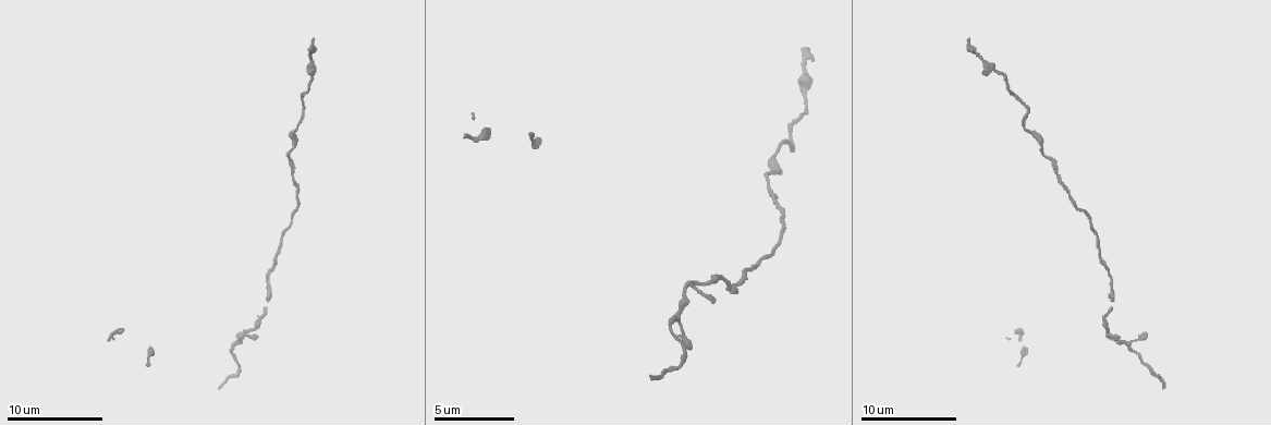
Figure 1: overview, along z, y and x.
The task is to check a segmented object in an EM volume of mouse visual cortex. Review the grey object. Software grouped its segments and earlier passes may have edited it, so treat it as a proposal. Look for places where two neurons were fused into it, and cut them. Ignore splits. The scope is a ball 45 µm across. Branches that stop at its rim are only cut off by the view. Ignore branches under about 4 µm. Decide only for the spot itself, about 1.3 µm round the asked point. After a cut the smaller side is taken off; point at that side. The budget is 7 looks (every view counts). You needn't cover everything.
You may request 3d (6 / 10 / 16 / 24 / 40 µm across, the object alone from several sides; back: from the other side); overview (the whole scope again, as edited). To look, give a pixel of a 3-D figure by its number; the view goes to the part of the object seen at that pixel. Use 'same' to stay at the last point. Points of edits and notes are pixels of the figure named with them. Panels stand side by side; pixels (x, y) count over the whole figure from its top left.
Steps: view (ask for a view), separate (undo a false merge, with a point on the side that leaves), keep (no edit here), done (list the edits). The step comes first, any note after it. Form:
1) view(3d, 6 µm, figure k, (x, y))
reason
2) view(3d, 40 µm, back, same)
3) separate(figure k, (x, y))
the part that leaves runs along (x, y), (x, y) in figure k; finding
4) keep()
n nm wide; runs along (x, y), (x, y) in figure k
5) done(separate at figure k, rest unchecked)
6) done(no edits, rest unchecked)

view(3d, 6 µm, figure 1, (685, 281))
branch point

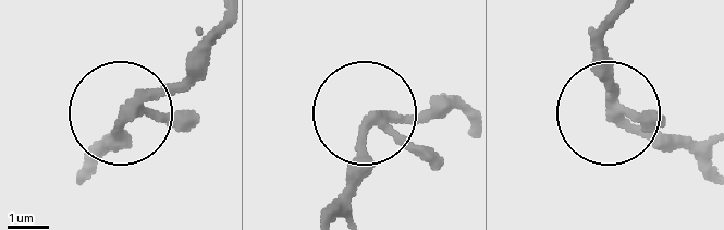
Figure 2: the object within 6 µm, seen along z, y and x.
keep()
side arm 15 µm; runs along (622, 9), (604, 50), (618, 109), (708, 176) in figure 2; continuous, no second neuron

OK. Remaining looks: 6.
view(3d, 16 µm, figure 1, (266, 282))
sudden change in width

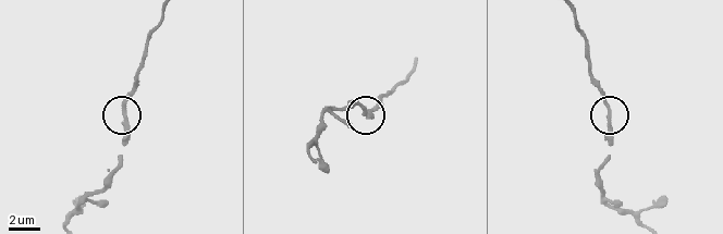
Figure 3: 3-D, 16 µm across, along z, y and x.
keep()
230 nm wide; runs along (588, 53), (593, 84), (608, 111), (608, 160) in figure 3; continuous, no second neuron

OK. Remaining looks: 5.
view(3d, 16 µm, figure 1, (1027, 131))
sudden change in width

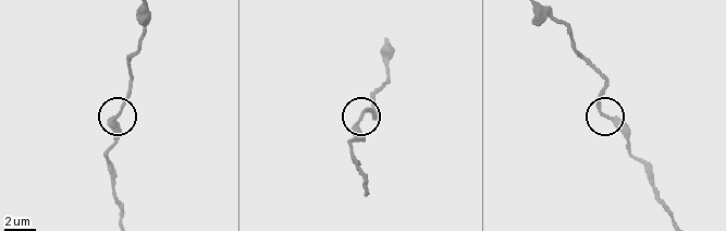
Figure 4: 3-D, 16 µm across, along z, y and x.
keep()
runs along (120, 218), (108, 152), (132, 74) in figure 4; all the same neuron

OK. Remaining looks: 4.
view(3d, 10 µm, figure 1, (997, 72))

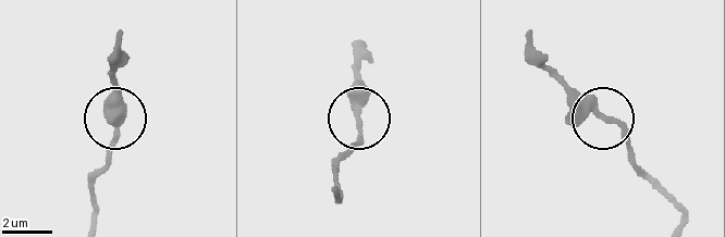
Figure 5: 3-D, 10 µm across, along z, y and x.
keep()
runs along (679, 221), (677, 202), (623, 134), (544, 61) in figure 5; continuous, no second neuron

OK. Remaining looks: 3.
done(no edits, rest unchecked)

